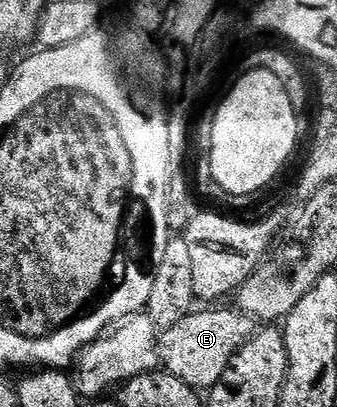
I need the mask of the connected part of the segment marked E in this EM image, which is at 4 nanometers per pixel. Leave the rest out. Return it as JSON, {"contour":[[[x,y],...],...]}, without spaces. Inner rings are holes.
{"contour":[[[215,308],[212,312],[195,310],[166,329],[161,336],[162,367],[191,388],[196,390],[214,388],[222,380],[225,370],[231,367],[231,359],[235,357],[235,353],[257,331],[256,321],[246,312],[231,308]]]}

